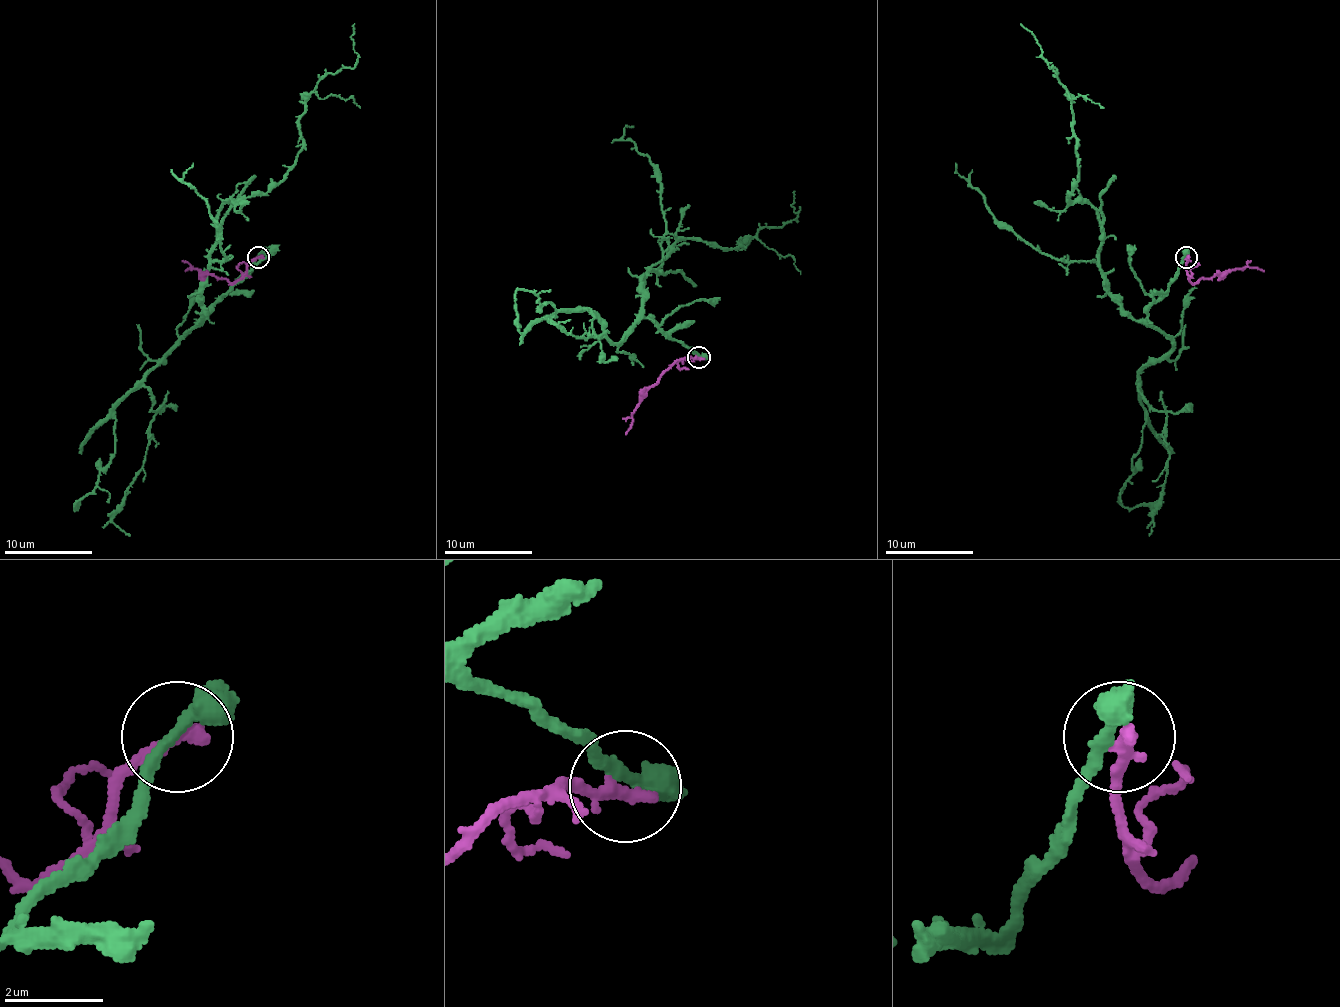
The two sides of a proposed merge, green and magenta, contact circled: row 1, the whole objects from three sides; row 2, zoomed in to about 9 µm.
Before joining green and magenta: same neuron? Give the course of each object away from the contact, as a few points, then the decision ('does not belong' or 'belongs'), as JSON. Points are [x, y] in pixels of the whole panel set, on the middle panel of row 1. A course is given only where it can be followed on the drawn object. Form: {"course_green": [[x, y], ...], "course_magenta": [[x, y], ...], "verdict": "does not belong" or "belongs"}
{"course_green": [[699, 356], [642, 314], [642, 281], [681, 239], [734, 248], [761, 228], [794, 219], [794, 190]], "course_magenta": [[699, 356], [684, 356], [675, 363], [639, 403], [626, 434]], "verdict": "does not belong"}

